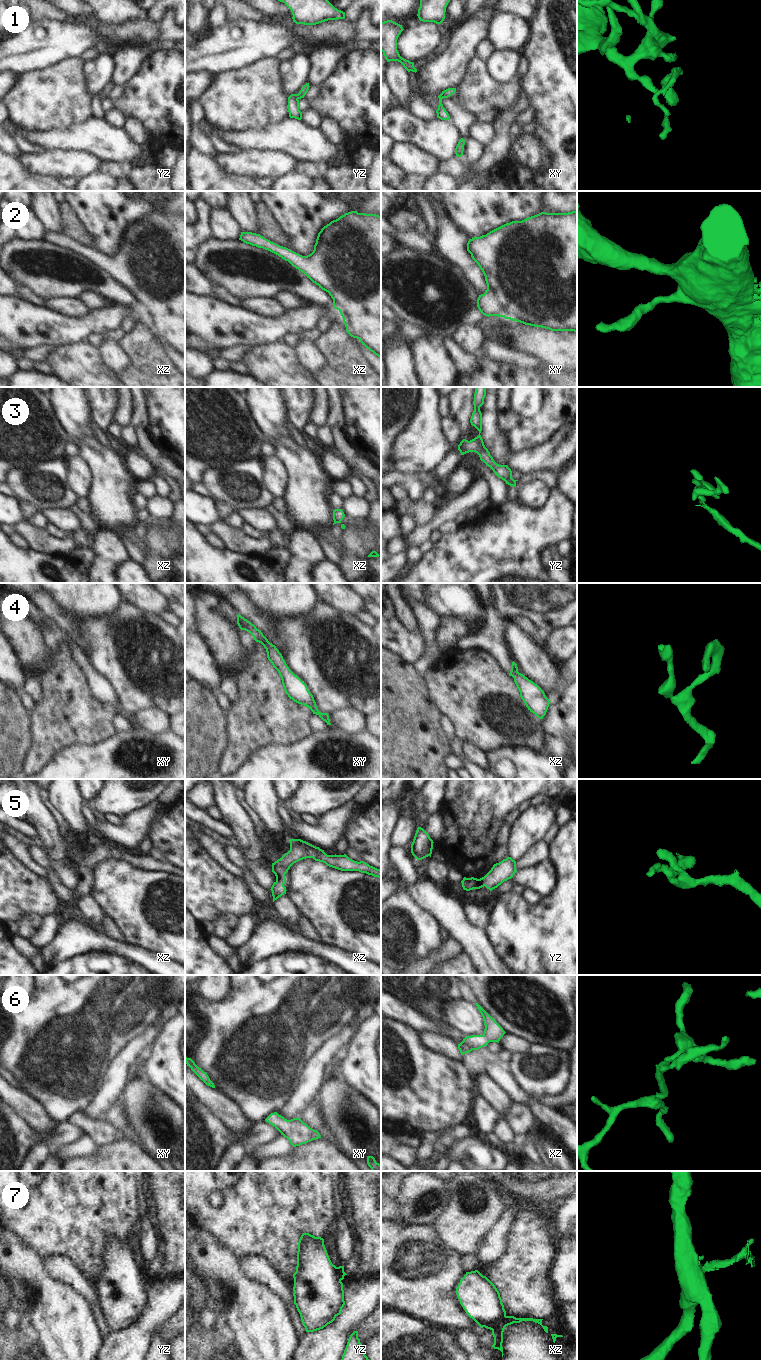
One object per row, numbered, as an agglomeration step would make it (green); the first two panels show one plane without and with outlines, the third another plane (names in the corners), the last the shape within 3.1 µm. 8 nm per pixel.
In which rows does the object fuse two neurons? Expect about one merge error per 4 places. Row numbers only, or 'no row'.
1, 3, 7

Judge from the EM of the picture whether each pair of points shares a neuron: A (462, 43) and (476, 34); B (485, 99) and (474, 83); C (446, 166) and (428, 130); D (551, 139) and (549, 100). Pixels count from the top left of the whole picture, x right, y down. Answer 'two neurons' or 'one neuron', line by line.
A: one neuron
B: one neuron
C: two neurons
D: one neuron

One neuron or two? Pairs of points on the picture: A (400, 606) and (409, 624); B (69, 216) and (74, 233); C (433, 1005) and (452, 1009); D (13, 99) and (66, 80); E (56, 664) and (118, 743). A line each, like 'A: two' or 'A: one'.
A: one
B: one
C: two
D: one
E: two

